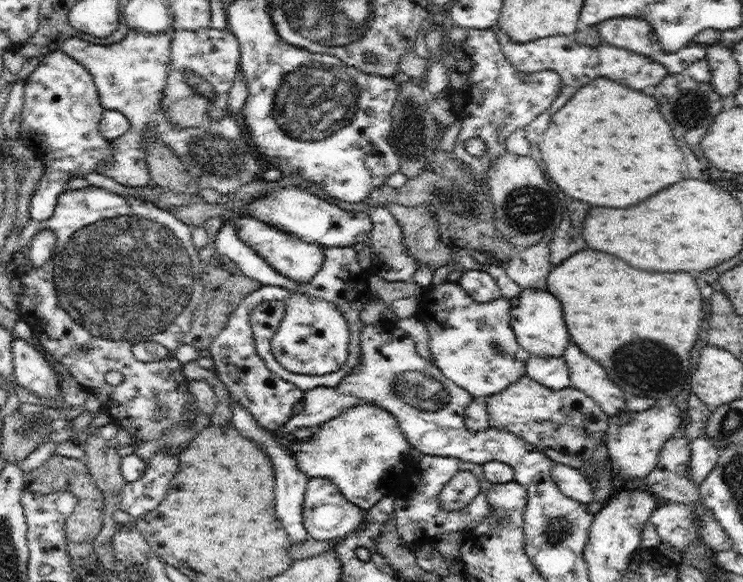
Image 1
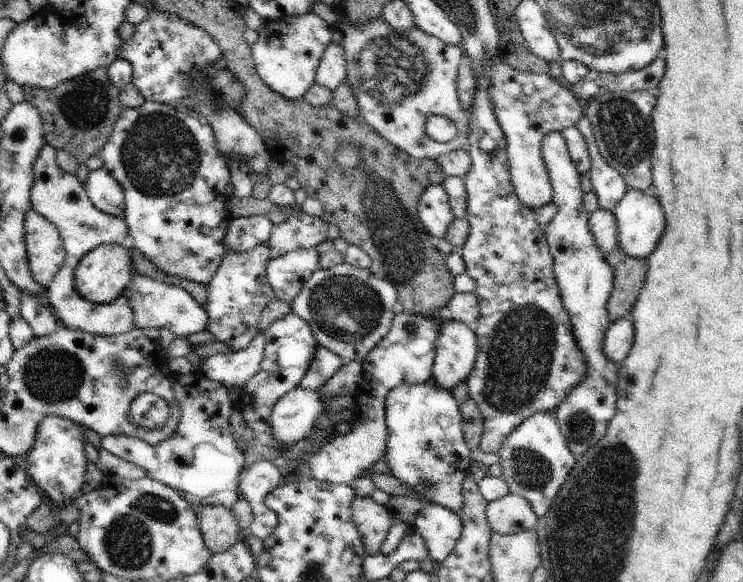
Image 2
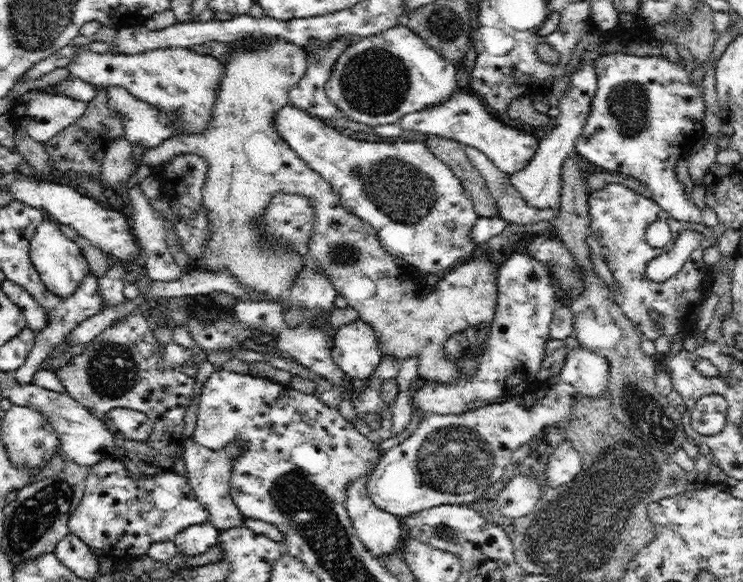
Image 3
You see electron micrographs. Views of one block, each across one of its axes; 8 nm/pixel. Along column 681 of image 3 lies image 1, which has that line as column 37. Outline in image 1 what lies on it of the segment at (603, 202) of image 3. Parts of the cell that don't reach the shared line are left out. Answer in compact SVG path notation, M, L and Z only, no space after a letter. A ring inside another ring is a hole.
M89 185L87 188L81 190L66 190L60 194L58 198L57 206L55 207L53 216L46 221L37 222L31 219L25 226L23 226L22 232L19 234L20 249L18 253L14 255L15 274L20 278L24 287L20 294L20 320L28 323L32 327L34 335L40 339L42 347L48 351L54 359L58 359L58 362L70 372L72 378L74 378L80 385L86 388L88 393L96 393L98 399L100 399L101 408L105 414L110 416L111 422L115 423L118 427L122 426L131 434L132 442L139 444L141 442L148 442L156 437L162 437L164 432L170 424L180 425L184 424L184 427L190 427L192 421L194 421L194 415L198 415L200 410L194 410L190 406L190 401L194 399L192 392L190 392L189 382L184 378L184 372L182 372L183 364L175 357L175 350L181 345L183 336L191 330L191 321L194 309L198 307L200 299L202 299L203 287L198 280L199 272L202 270L203 263L201 262L198 249L193 246L192 239L192 227L180 221L172 212L163 210L155 206L153 202L145 202L138 198L128 195L120 196L120 194L114 194L114 192L108 192L104 188L96 188ZM42 230L50 230L56 236L55 246L52 250L51 260L40 268L32 268L31 261L29 260L29 249L32 243L32 238L36 236L36 233ZM144 341L156 341L158 344L162 344L168 349L168 357L154 362L143 362L136 359L136 356L132 353L134 344ZM110 370L118 370L124 379L122 383L114 386L105 382L106 373ZM164 406L168 408L168 416L162 419L156 419L156 408Z

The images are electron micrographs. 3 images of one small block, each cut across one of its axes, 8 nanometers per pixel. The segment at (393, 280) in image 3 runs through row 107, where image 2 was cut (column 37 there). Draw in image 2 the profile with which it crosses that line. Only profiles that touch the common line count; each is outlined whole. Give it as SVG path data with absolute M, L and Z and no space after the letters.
M34 209L24 218L25 246L32 278L47 288L66 258L59 230Z

